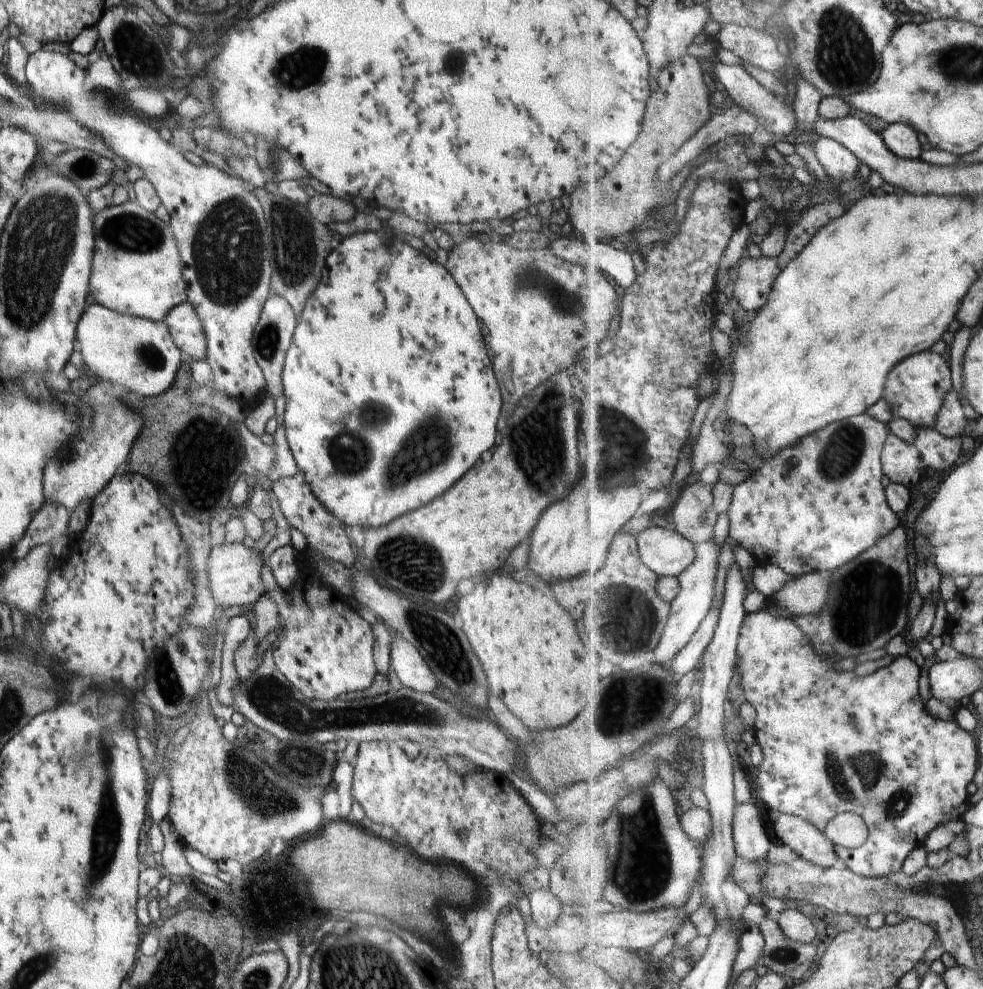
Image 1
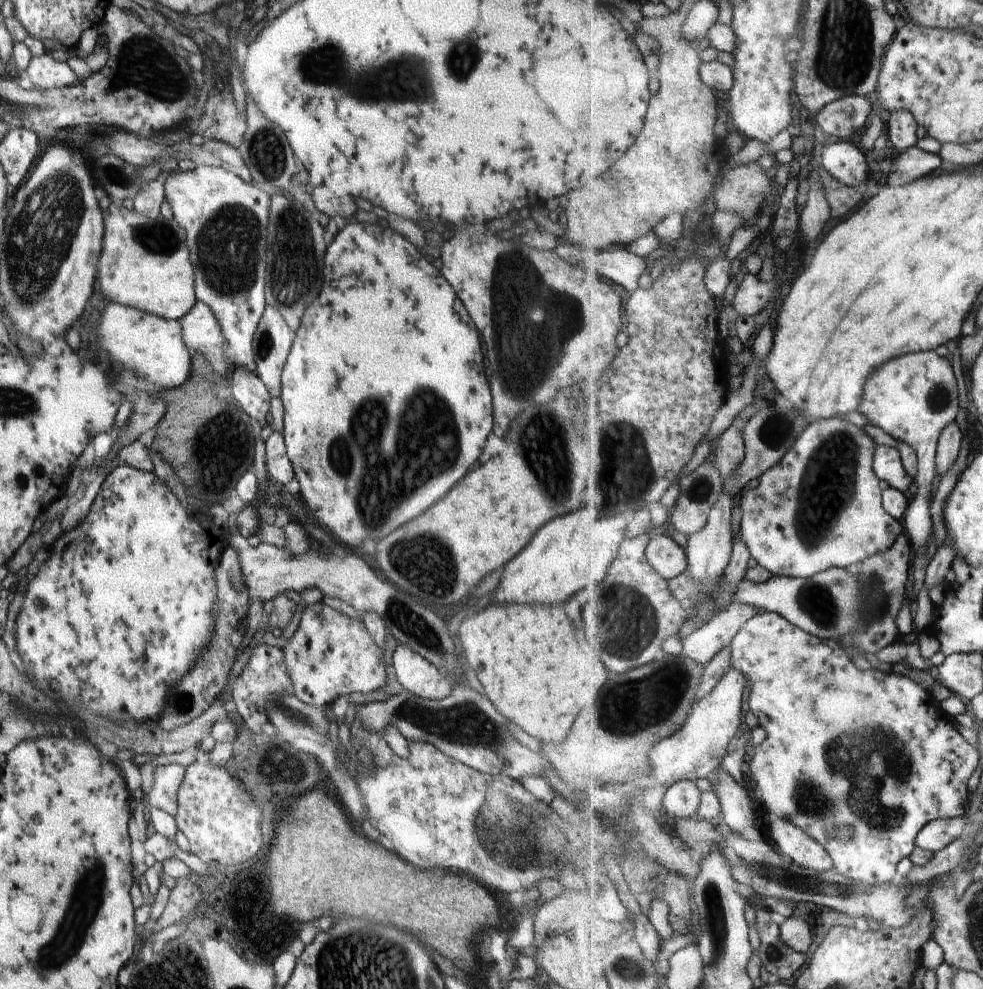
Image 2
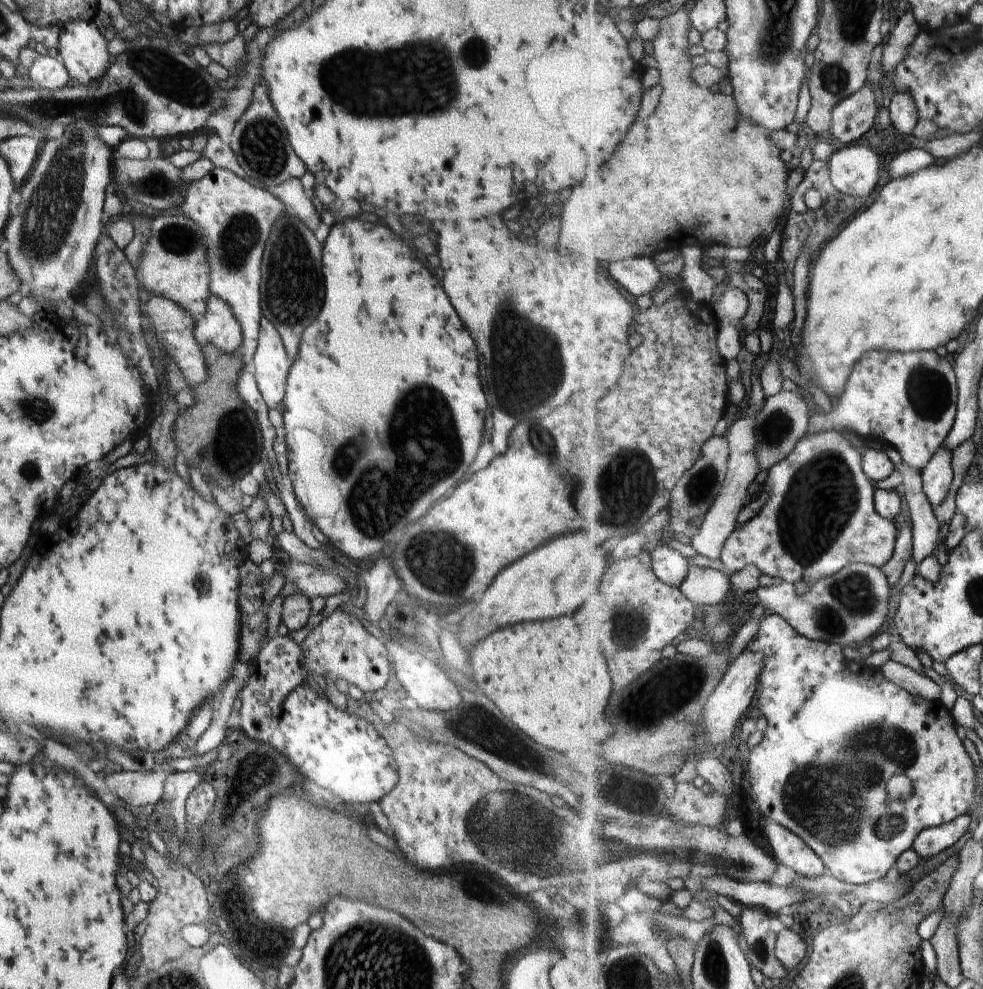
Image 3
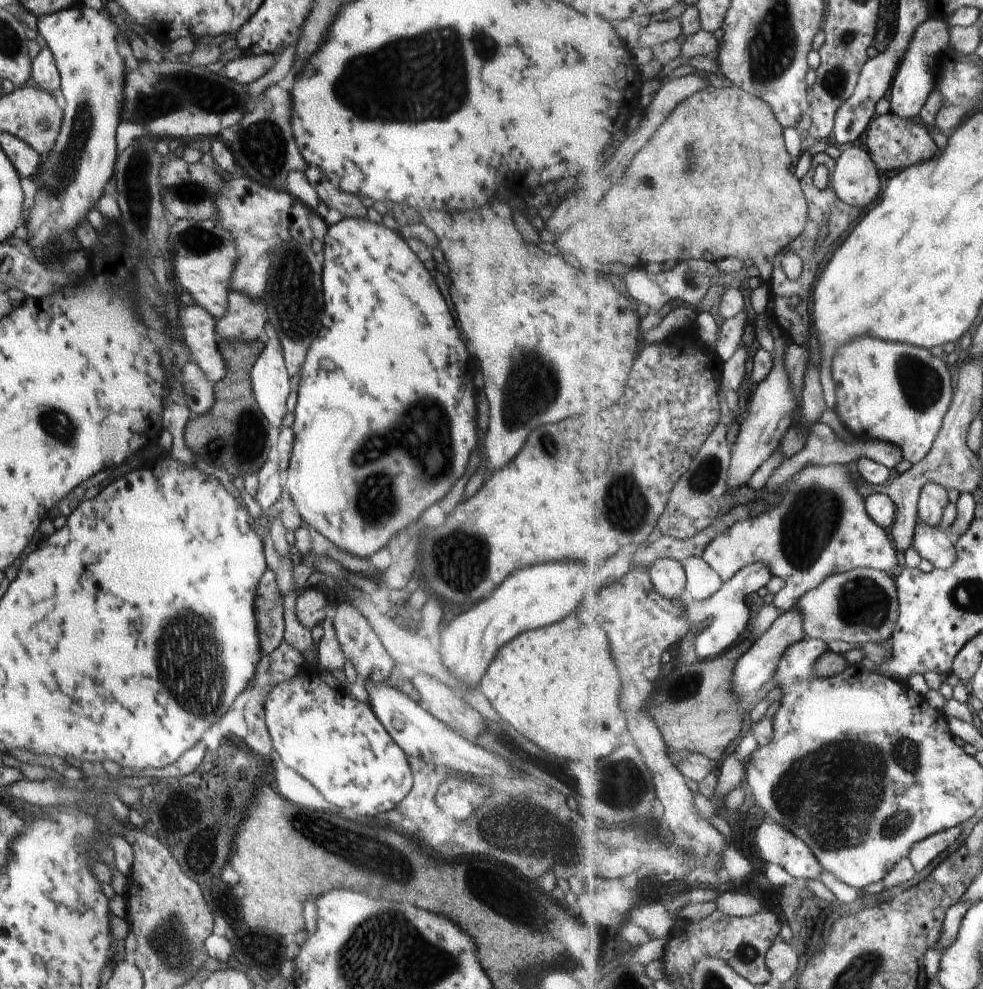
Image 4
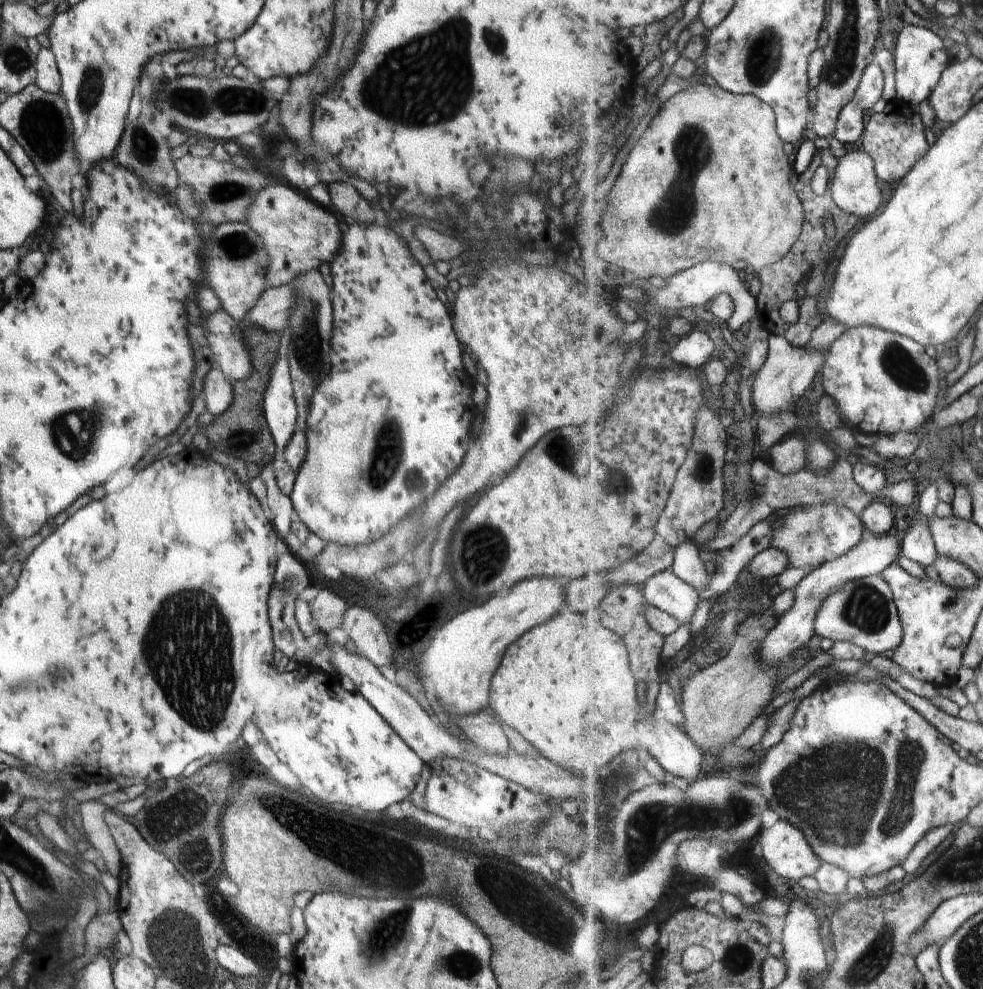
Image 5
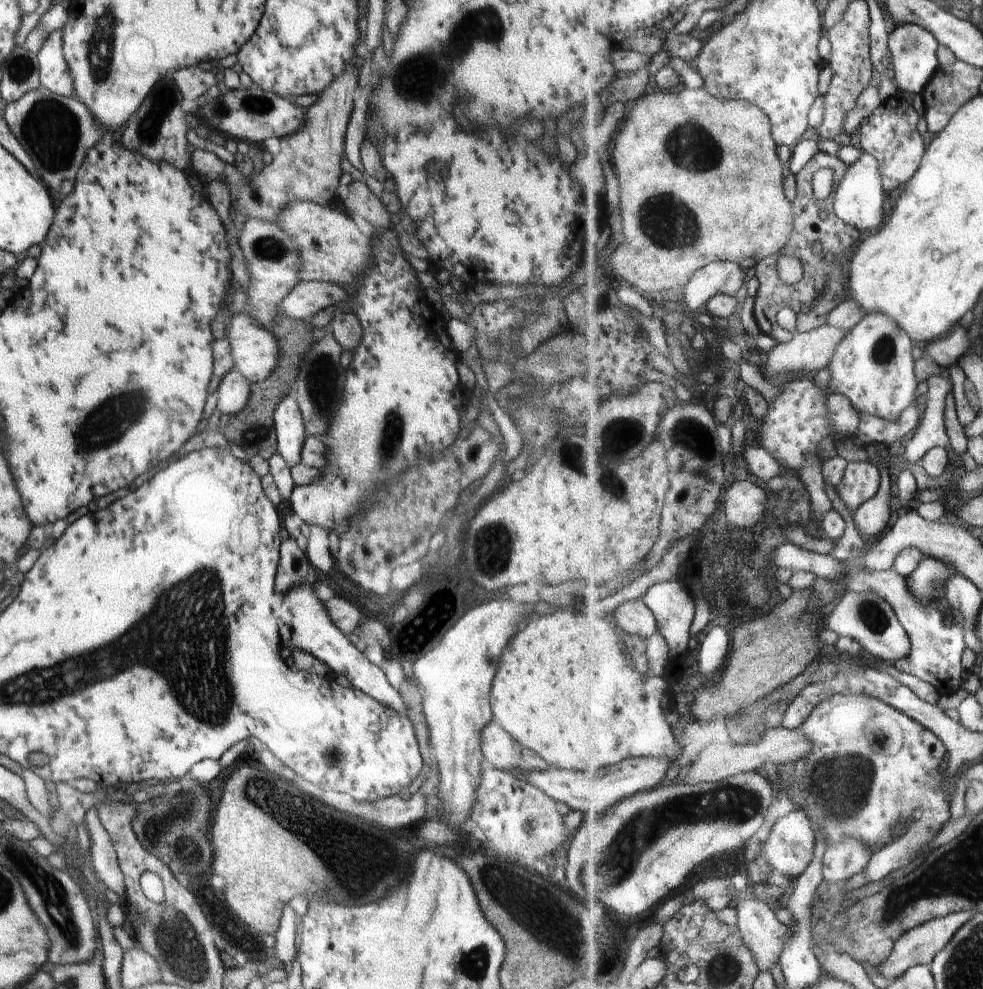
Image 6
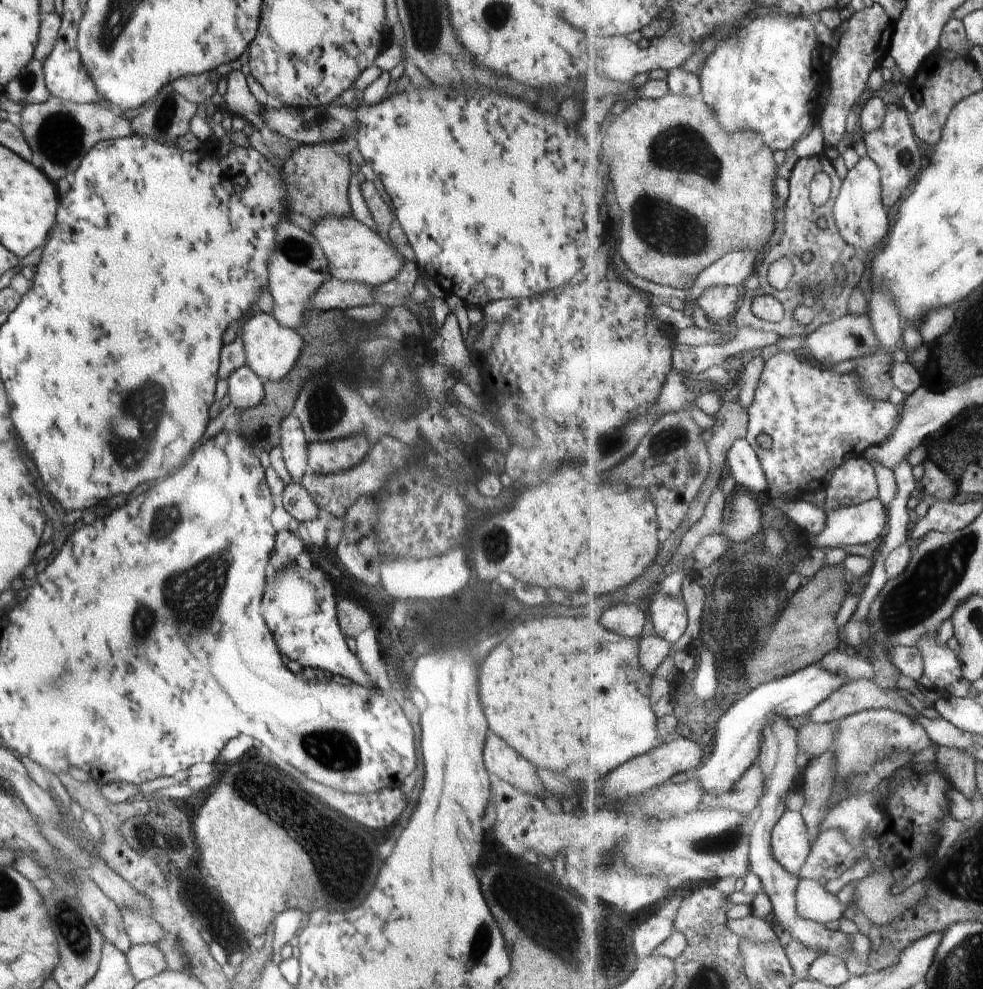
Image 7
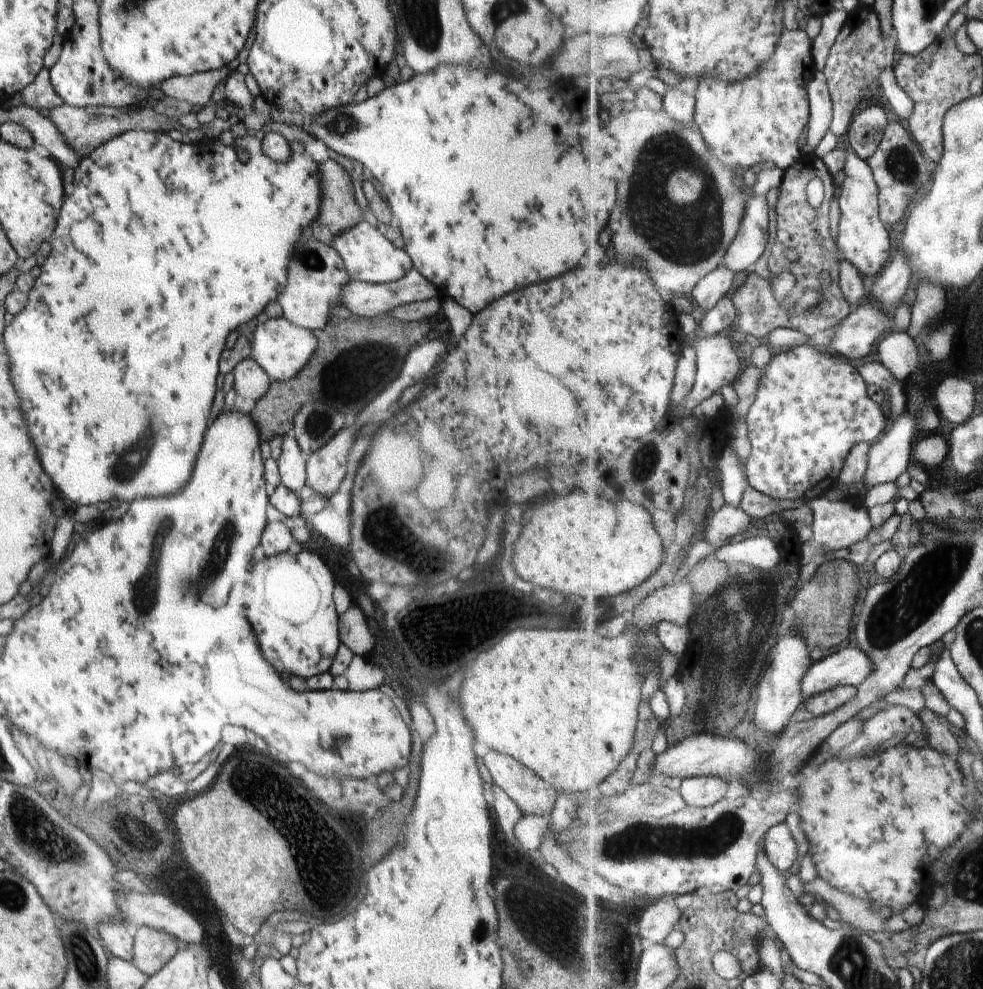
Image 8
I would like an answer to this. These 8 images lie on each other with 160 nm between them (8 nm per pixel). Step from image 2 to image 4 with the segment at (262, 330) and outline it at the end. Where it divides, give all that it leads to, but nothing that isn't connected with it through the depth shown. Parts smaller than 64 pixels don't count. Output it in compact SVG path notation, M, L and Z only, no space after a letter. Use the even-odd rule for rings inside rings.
M264 322L263 350L258 356L254 367L250 372L251 386L257 406L260 408L262 415L272 426L282 427L282 420L287 414L287 398L290 390L290 374L287 372L284 360L283 349L276 335L276 330L270 322Z

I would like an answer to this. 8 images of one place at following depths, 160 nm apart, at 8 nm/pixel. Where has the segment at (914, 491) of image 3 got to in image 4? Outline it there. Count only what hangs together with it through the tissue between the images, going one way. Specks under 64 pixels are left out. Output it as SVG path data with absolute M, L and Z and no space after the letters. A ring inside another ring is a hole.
M930 522L918 524L915 544L920 556L932 562L938 569L952 568L958 561L956 539L949 531L930 526Z

